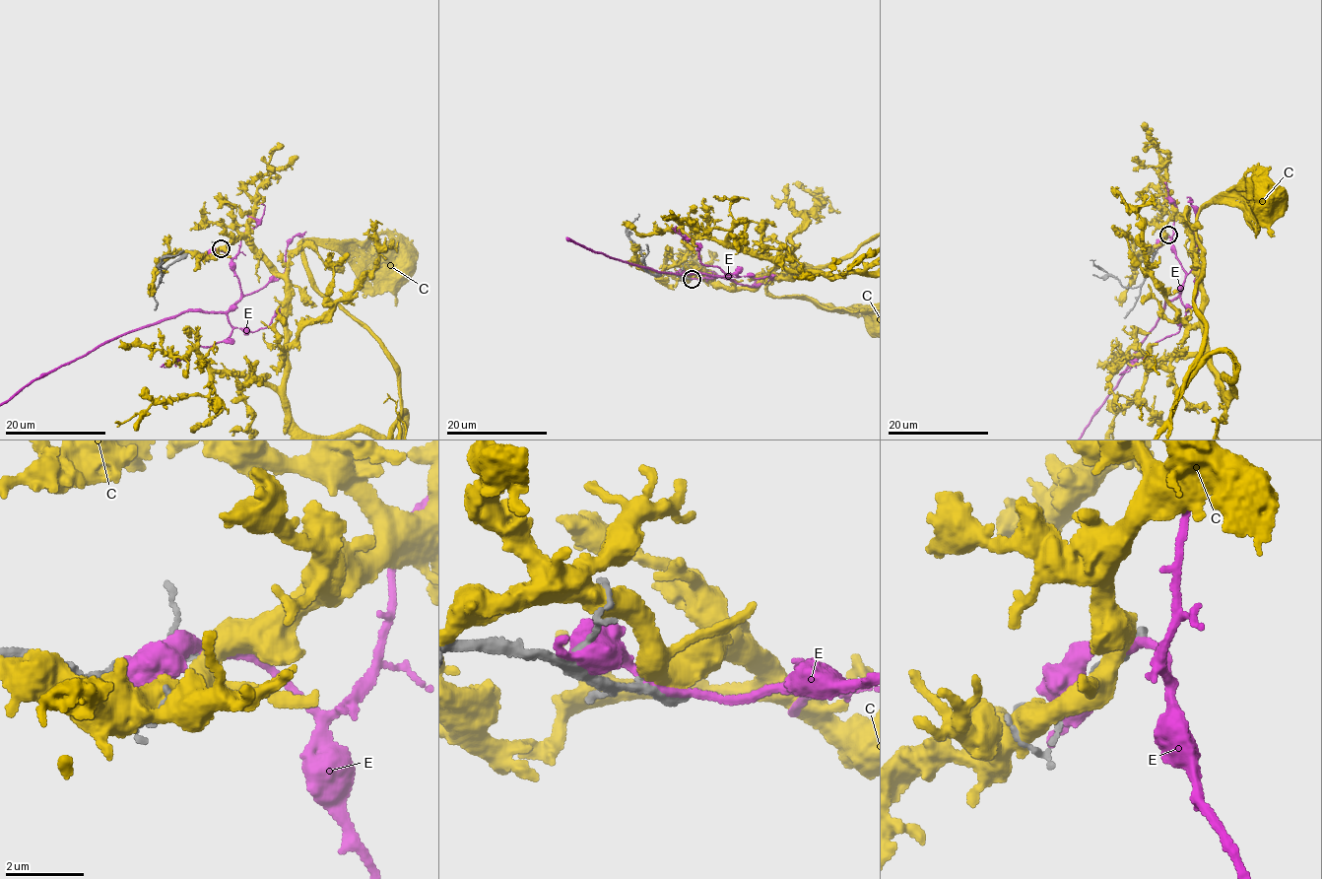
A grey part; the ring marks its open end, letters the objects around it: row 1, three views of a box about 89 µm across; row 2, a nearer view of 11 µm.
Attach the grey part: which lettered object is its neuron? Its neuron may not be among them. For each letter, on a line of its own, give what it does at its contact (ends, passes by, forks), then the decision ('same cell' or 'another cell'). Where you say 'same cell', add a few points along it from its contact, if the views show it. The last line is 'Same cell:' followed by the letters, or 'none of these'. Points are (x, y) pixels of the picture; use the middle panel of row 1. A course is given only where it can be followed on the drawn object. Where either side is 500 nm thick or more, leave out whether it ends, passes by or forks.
C: another cell
E: it passes by; another cell
Same cell: none of these

